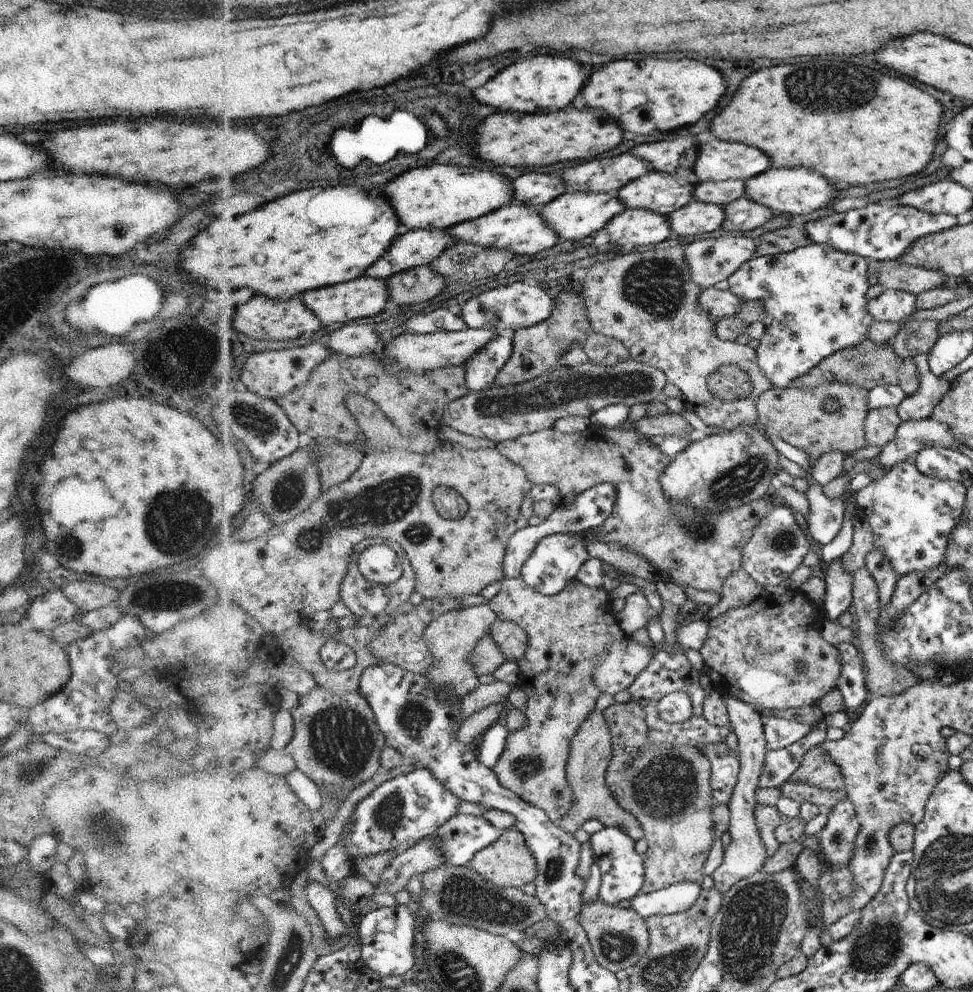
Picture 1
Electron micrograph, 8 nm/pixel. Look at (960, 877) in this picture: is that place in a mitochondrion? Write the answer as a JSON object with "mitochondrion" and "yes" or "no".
{"mitochondrion":"yes"}

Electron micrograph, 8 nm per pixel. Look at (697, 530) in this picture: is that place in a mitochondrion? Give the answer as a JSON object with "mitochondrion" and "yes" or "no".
{"mitochondrion":"yes"}

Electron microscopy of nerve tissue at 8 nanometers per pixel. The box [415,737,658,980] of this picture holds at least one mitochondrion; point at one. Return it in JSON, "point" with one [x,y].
{"point":[461,896]}

